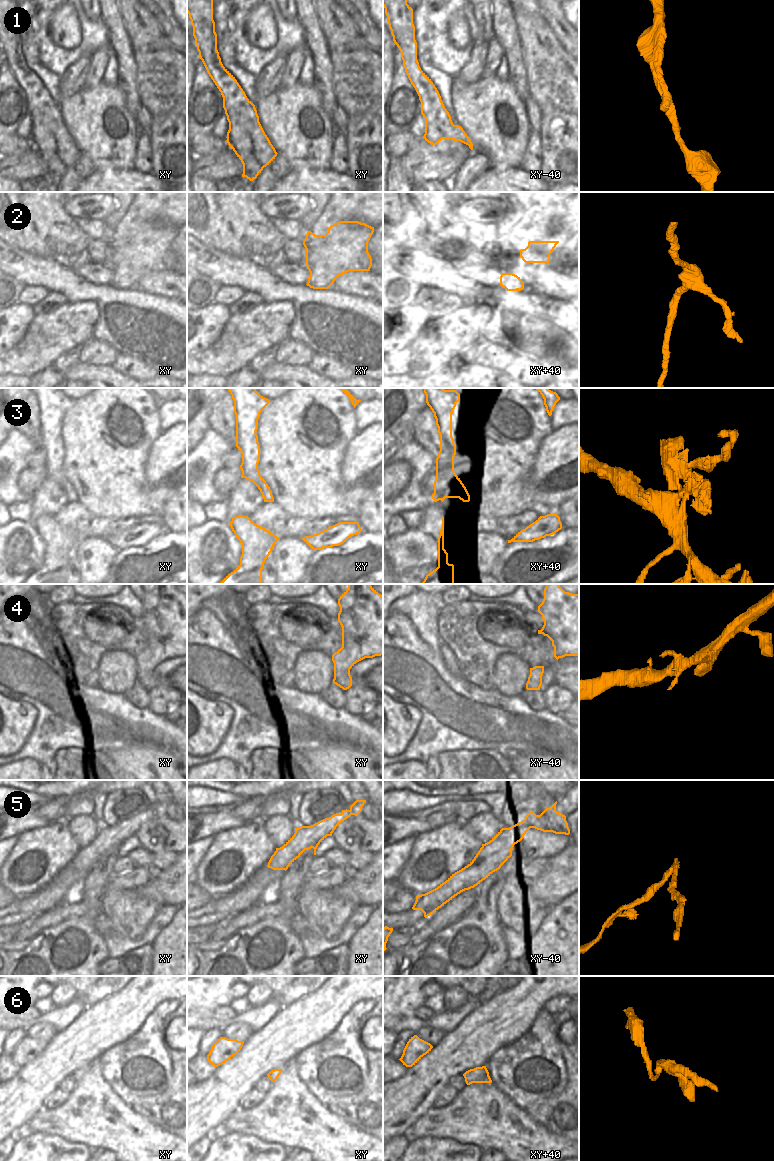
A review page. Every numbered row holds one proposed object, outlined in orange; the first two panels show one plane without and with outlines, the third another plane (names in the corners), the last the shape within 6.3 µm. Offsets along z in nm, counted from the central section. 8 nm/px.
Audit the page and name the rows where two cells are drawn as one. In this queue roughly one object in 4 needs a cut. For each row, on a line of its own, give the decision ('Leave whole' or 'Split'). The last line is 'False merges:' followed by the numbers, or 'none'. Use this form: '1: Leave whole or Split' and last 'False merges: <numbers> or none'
1: Leave whole
2: Leave whole
3: Split
4: Leave whole
5: Split
6: Leave whole
False merges: 3, 5.

